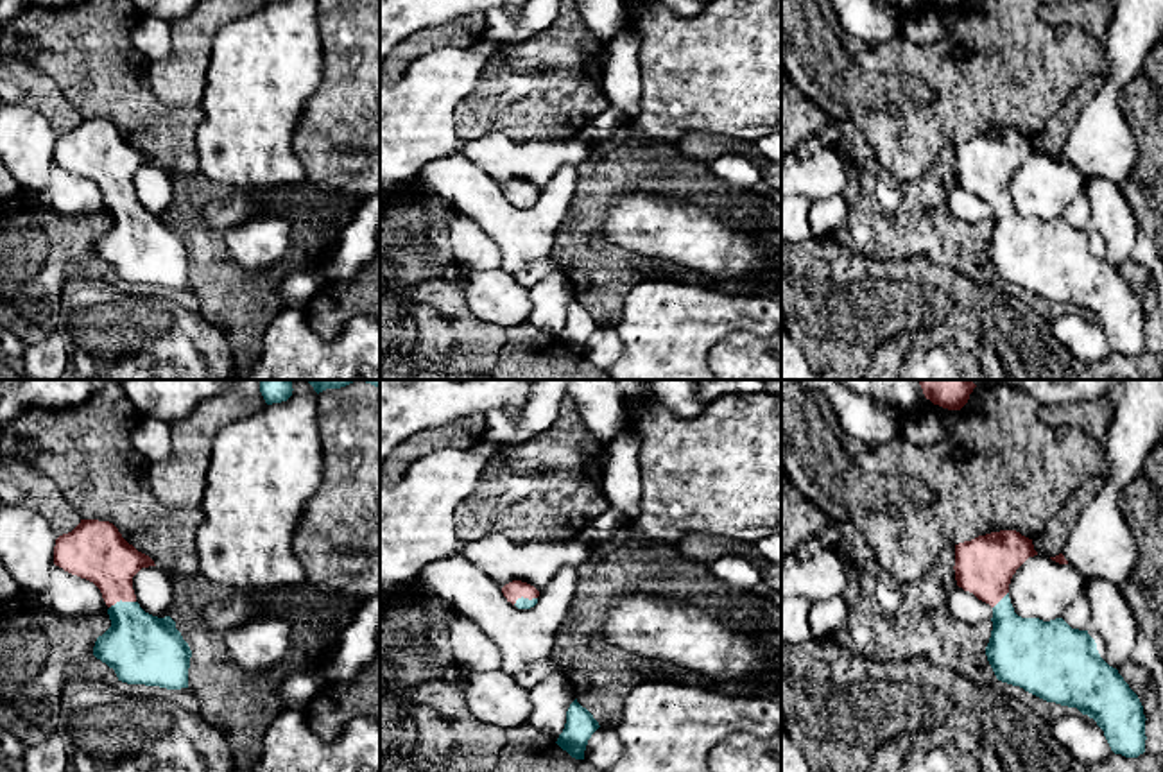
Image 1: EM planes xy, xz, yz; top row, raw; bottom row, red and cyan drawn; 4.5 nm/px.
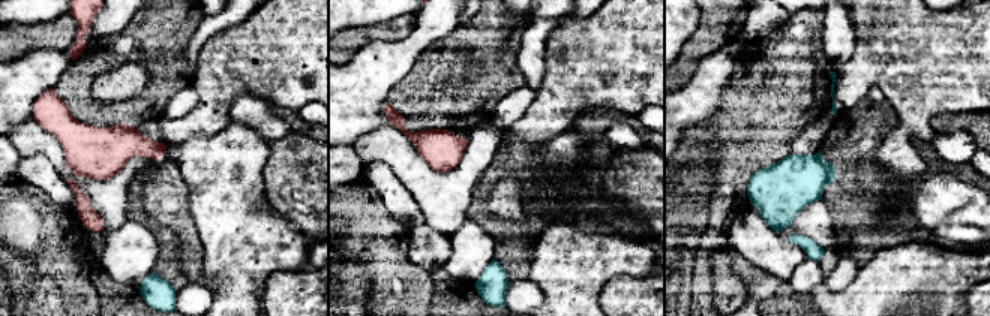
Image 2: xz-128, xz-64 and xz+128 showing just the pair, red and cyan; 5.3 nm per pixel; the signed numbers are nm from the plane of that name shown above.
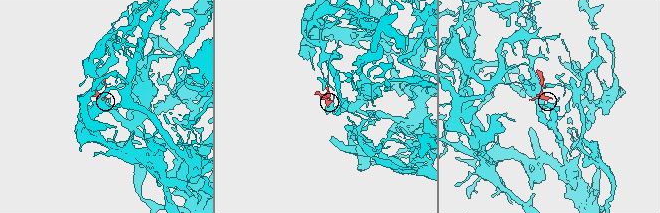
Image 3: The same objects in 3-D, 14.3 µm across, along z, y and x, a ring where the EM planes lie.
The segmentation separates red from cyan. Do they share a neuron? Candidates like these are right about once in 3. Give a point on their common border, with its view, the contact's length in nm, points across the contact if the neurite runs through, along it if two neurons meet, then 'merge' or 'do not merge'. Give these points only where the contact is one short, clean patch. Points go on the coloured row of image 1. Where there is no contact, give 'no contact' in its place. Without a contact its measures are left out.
meets red in xy at (122, 600); contact 120 nm long; runs through xy (97, 552), (111, 566), (122, 600), (124, 613), (142, 649); merge

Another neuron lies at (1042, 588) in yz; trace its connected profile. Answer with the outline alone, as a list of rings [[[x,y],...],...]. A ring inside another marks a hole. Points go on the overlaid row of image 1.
[[[1045,555],[1029,557],[1012,575],[1009,598],[1021,618],[1050,622],[1084,595],[1090,604],[1088,634],[1095,639],[1100,657],[1113,668],[1133,659],[1138,622],[1124,596],[1109,582],[1086,582],[1070,564]]]

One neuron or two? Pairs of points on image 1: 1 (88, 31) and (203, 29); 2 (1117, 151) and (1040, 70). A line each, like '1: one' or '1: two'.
1: one
2: two

